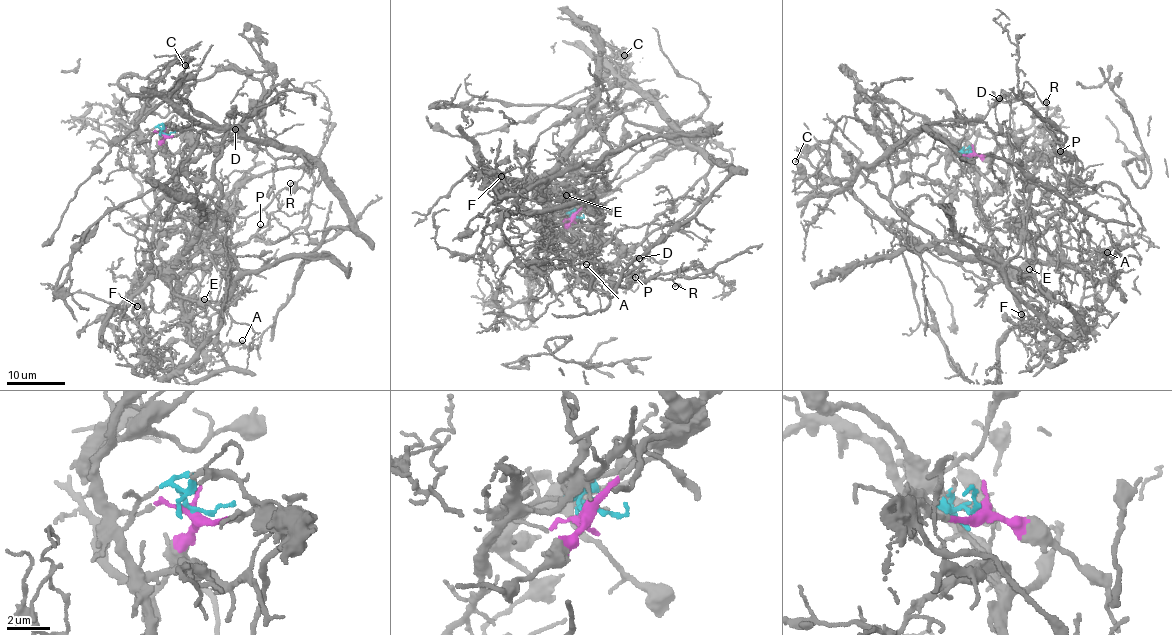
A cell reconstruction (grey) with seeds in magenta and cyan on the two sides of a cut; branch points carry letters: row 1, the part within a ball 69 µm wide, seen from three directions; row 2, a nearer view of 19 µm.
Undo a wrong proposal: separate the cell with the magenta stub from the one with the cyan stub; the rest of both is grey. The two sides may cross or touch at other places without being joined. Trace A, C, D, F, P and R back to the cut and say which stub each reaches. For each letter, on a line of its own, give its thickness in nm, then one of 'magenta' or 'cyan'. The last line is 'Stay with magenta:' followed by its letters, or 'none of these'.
A: 140 nm | cyan
C: 140 nm | magenta
D: 130 nm | magenta
F: 130 nm | cyan
P: 140 nm | cyan
R: 170 nm | cyan
Stay with magenta: C, D

